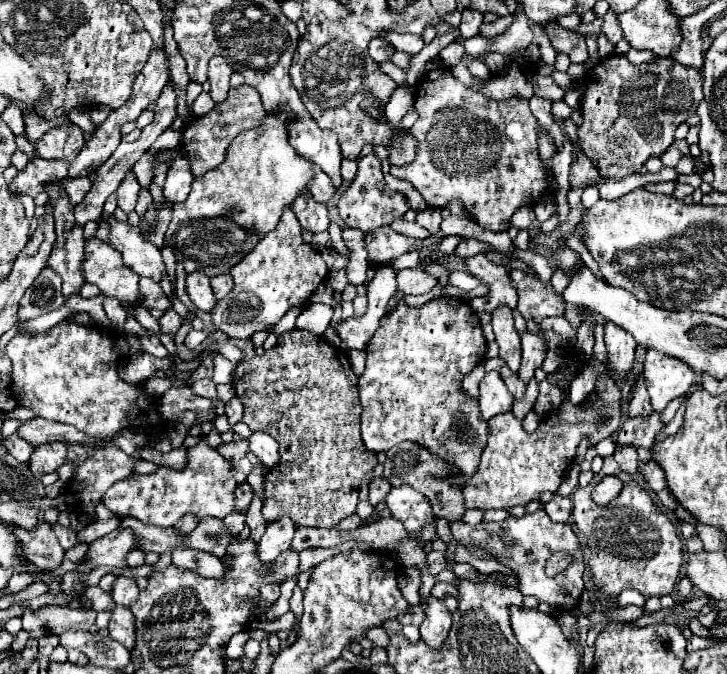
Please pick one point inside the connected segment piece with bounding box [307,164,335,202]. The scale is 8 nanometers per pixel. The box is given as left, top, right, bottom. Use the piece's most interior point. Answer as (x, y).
(321, 187)

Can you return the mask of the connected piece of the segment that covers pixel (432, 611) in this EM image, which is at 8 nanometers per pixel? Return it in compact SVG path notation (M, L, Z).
M433 596L429 598L429 606L425 608L425 614L427 614L427 618L419 626L421 638L429 648L437 650L447 640L447 634L449 634L449 628L451 628L451 614Z

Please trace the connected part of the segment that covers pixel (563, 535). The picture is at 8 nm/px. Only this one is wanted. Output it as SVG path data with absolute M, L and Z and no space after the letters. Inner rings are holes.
M537 510L535 514L527 514L523 518L507 518L505 522L481 522L477 528L471 528L463 520L449 522L449 526L451 526L451 534L459 544L483 546L489 552L493 552L497 558L501 558L503 564L513 568L519 574L519 586L525 596L533 594L539 602L547 602L549 606L563 606L563 610L577 606L585 586L583 570L585 570L587 548L581 544L579 536L573 532L569 522L555 524L549 520L545 510ZM553 554L575 556L577 564L569 564L559 576L547 578L545 566L549 556Z

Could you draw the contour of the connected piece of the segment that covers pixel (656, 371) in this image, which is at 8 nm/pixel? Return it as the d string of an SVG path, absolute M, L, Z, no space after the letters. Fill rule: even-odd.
M647 350L643 364L645 384L651 396L653 410L663 410L675 396L687 394L695 382L695 372L679 358L667 358L655 350Z

